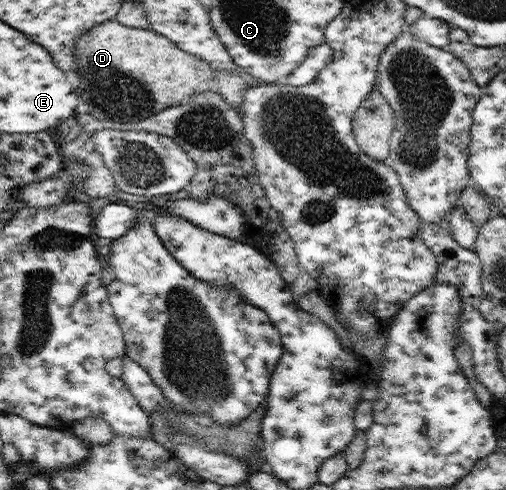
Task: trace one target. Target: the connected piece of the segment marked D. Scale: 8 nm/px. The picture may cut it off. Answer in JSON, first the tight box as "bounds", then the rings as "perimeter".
{"bounds":[73,18,216,122],"perimeter":[[[115,18],[109,21],[105,21],[103,23],[97,24],[93,26],[90,30],[86,30],[86,32],[76,41],[75,50],[73,50],[74,58],[76,59],[76,64],[78,65],[77,75],[81,75],[80,79],[83,81],[79,81],[81,85],[77,87],[77,93],[79,99],[85,101],[85,103],[89,103],[89,107],[91,109],[90,114],[94,115],[99,119],[107,119],[111,121],[127,121],[127,122],[139,122],[147,119],[147,117],[151,117],[151,115],[155,115],[155,113],[161,113],[163,109],[167,109],[169,107],[177,107],[178,105],[185,105],[189,103],[194,96],[198,93],[205,92],[210,89],[209,83],[213,81],[216,77],[214,69],[207,65],[205,60],[202,60],[200,57],[192,56],[189,53],[183,52],[175,43],[171,43],[171,40],[161,33],[157,33],[156,31],[151,30],[150,28],[136,28],[129,27],[127,25],[123,25],[119,23]]]}

